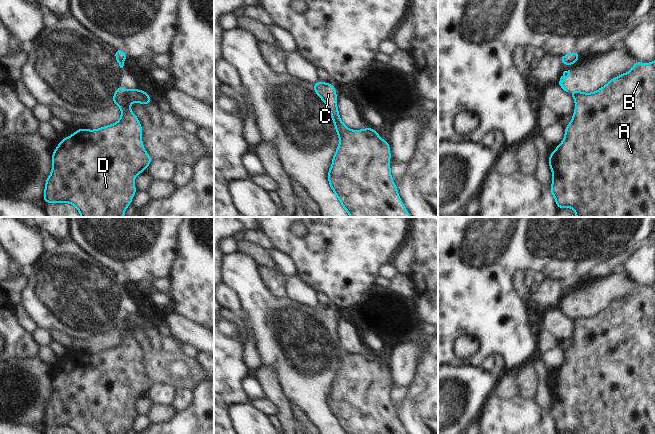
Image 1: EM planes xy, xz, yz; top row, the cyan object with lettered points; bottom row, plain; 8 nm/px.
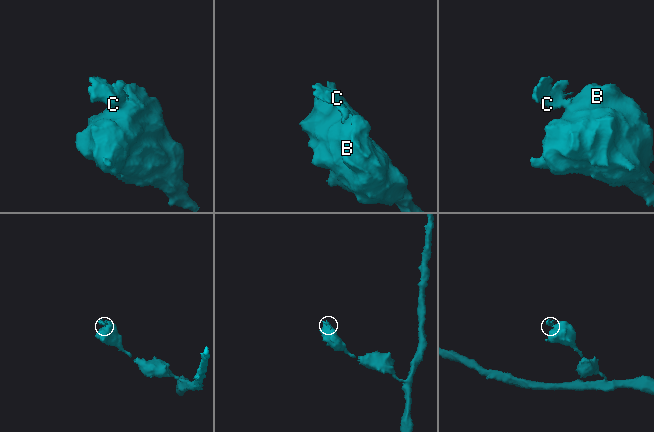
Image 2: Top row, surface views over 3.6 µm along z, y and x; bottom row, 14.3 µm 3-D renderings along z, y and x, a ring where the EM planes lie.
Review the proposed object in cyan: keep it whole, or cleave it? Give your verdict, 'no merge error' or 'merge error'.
merge error

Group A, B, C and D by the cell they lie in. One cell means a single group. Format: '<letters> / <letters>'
A B D / C

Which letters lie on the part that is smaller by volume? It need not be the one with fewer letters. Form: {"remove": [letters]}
{"remove": ["C"]}

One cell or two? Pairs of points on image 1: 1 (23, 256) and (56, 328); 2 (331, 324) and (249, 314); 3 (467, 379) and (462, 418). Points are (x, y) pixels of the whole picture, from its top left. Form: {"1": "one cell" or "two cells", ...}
{"1": "two cells", "2": "one cell", "3": "one cell"}

